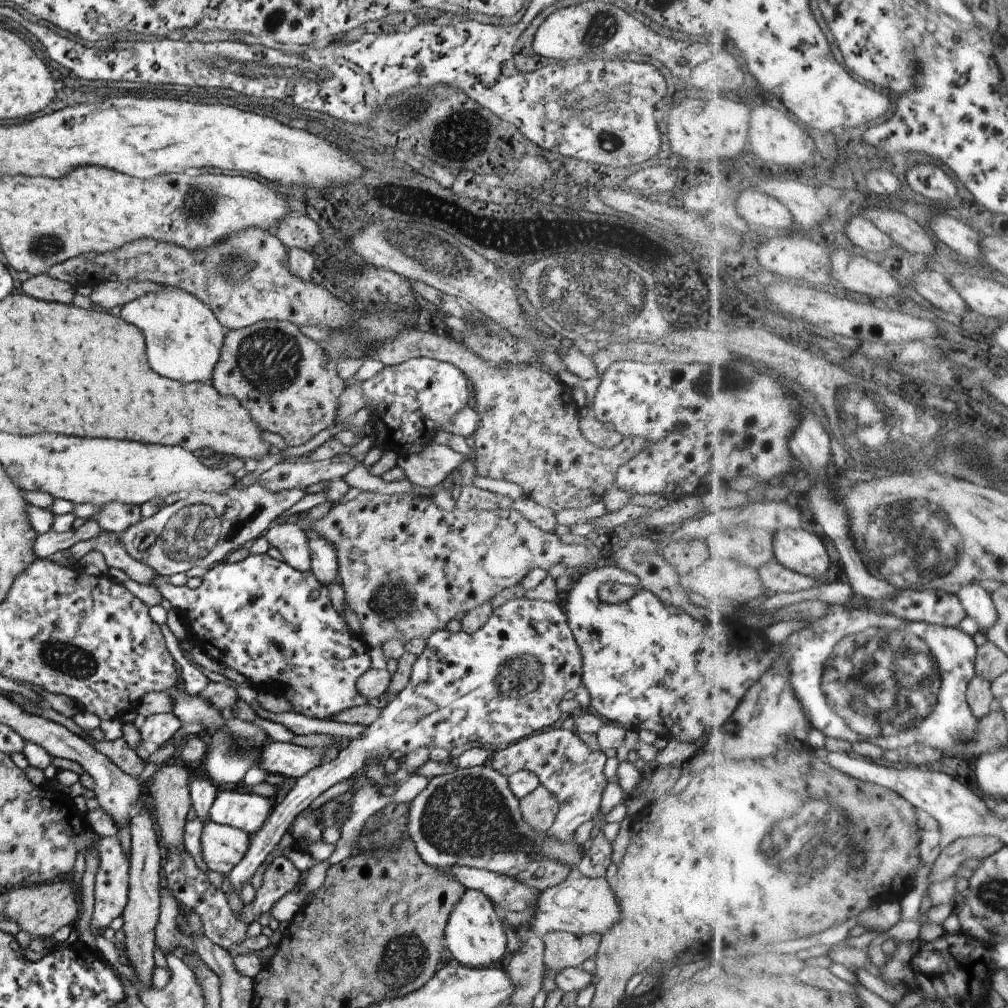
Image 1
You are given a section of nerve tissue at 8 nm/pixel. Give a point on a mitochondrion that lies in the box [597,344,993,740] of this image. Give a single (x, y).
(918, 543)

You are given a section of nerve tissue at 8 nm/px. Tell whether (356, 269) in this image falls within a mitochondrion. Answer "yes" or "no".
no

